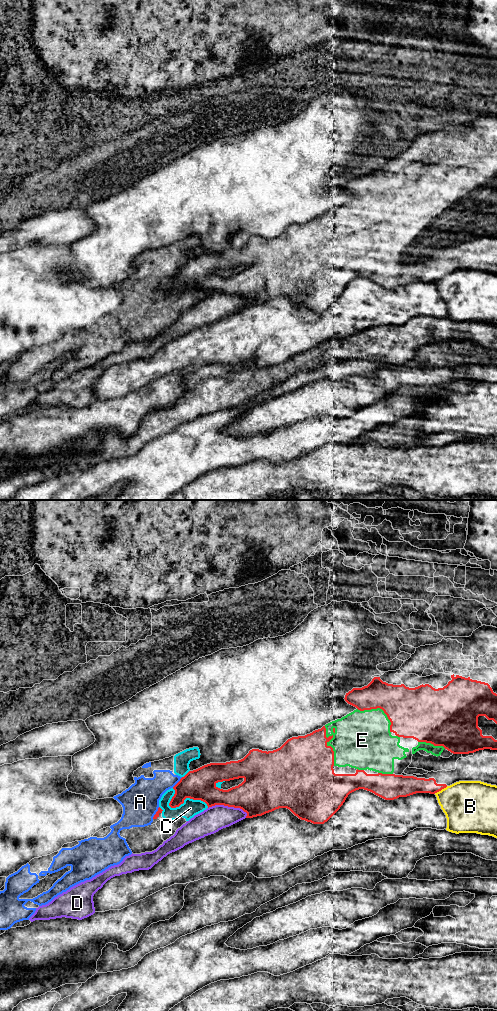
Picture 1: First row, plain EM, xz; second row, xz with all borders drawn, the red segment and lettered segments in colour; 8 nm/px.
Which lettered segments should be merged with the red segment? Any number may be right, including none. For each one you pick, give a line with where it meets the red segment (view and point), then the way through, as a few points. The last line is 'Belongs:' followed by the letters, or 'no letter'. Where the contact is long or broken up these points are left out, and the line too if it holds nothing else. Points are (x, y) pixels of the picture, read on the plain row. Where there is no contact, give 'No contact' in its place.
E: Touches red at xz (326, 232)
Belongs: E

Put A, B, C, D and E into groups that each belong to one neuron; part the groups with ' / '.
A C D / B / E

